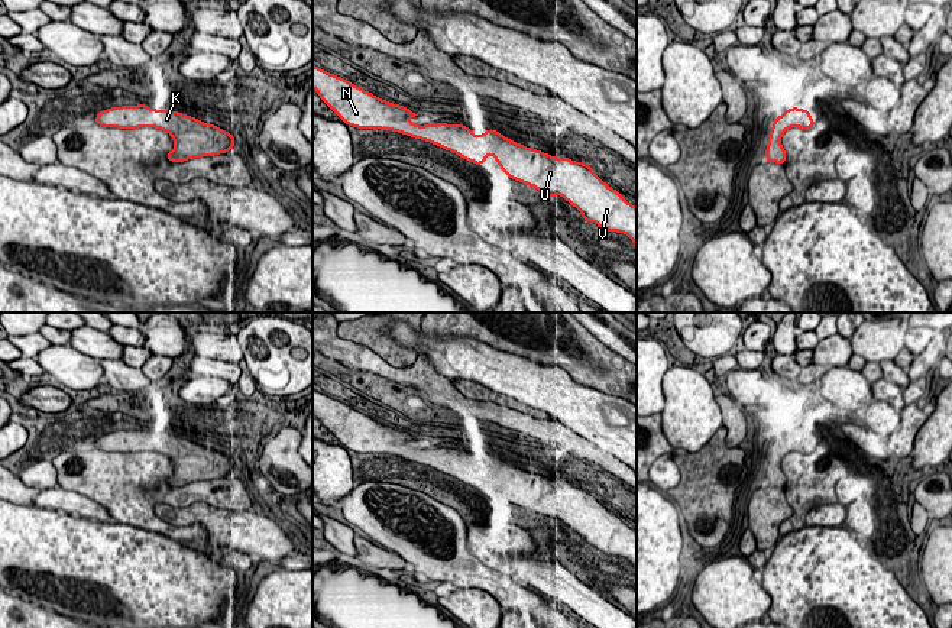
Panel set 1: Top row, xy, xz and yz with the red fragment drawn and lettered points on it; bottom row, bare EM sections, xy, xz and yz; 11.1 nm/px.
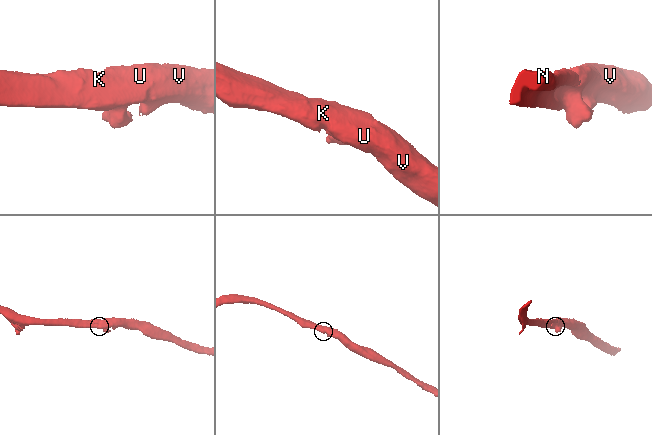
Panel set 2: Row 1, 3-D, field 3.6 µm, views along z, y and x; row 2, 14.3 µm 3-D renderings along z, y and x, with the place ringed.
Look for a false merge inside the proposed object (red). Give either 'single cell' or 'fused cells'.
single cell

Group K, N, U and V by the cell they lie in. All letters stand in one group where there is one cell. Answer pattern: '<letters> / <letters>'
K N U V

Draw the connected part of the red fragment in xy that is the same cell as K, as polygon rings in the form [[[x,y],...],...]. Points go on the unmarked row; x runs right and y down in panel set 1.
[[[143,427],[107,433],[95,440],[95,446],[104,451],[156,451],[168,456],[175,467],[166,479],[171,486],[226,478],[234,472],[234,460],[217,450],[178,436],[155,434]]]

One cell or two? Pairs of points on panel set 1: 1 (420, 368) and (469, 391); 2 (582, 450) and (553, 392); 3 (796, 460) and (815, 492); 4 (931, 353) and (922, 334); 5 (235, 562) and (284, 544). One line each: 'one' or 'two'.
1: two
2: two
3: one
4: two
5: two

